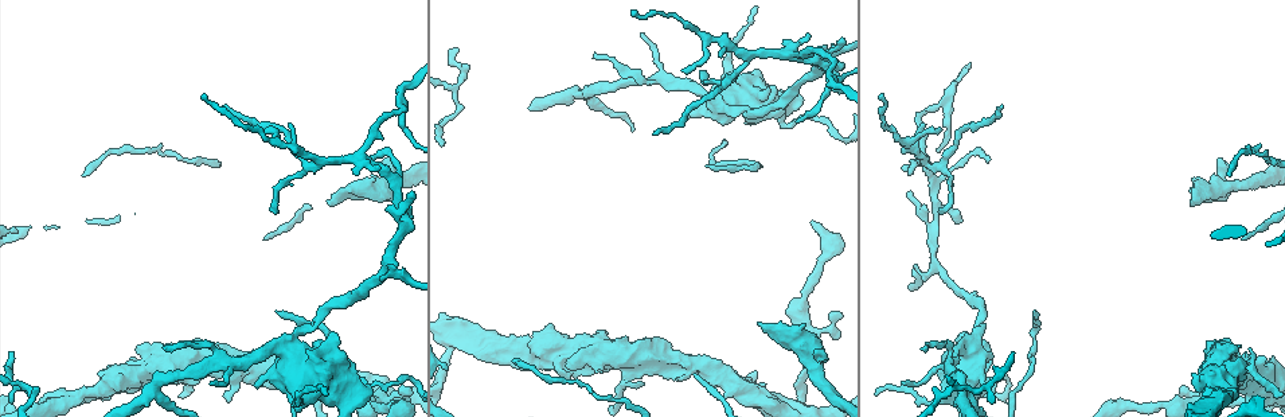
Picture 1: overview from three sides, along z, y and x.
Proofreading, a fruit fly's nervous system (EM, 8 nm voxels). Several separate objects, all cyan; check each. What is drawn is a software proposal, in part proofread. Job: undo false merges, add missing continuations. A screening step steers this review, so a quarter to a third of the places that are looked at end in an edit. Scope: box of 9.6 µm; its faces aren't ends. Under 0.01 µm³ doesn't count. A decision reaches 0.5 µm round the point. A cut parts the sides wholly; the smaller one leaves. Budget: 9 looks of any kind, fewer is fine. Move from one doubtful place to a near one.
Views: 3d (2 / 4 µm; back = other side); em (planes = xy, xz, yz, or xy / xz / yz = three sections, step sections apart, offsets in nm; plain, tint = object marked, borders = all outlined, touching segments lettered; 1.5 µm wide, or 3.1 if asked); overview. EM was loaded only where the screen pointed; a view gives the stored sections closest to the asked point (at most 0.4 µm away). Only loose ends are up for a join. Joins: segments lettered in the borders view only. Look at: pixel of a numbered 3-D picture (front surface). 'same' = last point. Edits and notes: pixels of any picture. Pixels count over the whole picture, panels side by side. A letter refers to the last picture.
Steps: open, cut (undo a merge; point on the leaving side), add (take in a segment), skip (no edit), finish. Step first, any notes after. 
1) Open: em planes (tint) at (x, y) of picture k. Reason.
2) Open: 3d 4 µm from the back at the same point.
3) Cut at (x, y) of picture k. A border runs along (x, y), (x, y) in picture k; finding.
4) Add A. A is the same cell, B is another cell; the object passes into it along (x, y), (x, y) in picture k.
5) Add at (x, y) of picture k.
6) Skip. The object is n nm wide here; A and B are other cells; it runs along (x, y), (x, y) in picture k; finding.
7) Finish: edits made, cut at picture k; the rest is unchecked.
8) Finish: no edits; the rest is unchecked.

Open: em planes (borders) at (215, 379) of picture 1. Thin end.

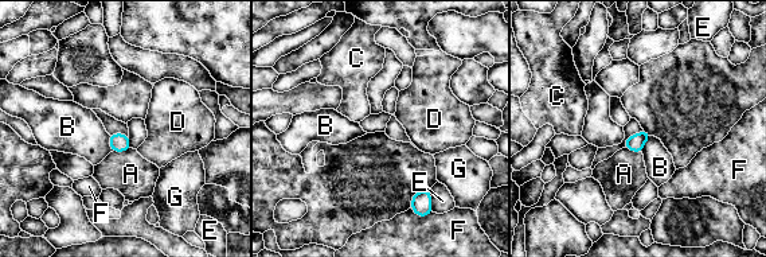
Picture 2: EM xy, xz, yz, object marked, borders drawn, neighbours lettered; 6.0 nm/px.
Skip. The longest contact is with A, 120 nm; A, B, C, D, E, F and G are other cells; a border runs along (108, 135), (108, 145), (112, 151) in picture 2; none of them fits.

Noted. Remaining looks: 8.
Open: 3d 4 µm at (1249, 350) of picture 1. Branch stops here.

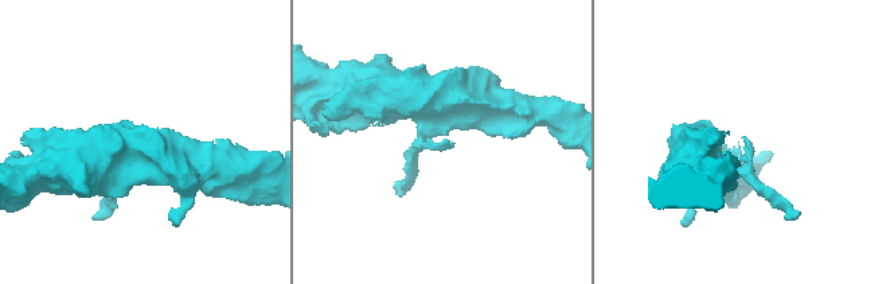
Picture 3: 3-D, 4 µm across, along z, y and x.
Open: em yz step 8 (tint) at (442, 140) of picture 3. Shape alone is not enough.

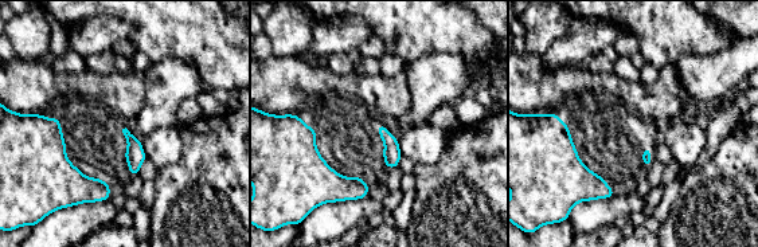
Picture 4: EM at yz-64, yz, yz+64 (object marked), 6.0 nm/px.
Open: em yz step 8 (borders) at the same point. See the neighbours.

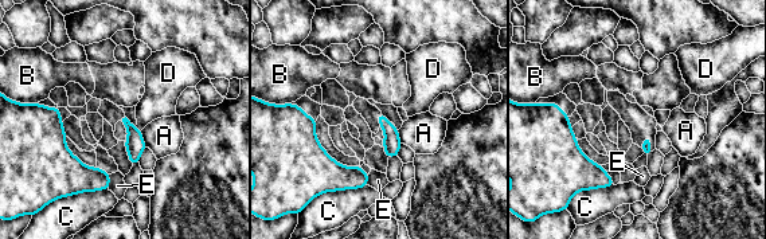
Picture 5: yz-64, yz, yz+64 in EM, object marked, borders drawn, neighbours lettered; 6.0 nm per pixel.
Skip. A, B, C, D and E are other cells; a border runs along (135, 125), (140, 130) in picture 5; no lettered segment goes on from it.

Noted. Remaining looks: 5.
Open: em planes (borders) at (1033, 347) of picture 1. Sharp bend.

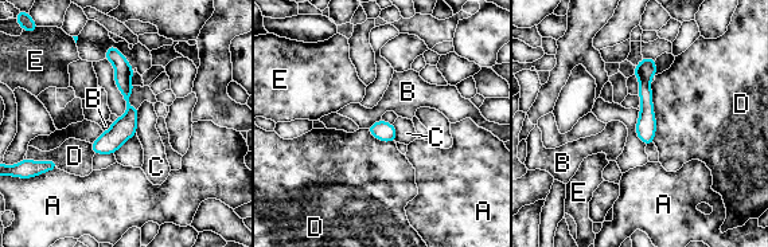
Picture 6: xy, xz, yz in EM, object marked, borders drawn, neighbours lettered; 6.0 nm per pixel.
Skip. A, B, C, D and E are other cells; a border runs along (381, 118), (366, 128) in picture 6; one cell here.

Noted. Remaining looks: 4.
Open: em yz step 8 (plain) at (942, 129) of picture 1. Branch stops here.

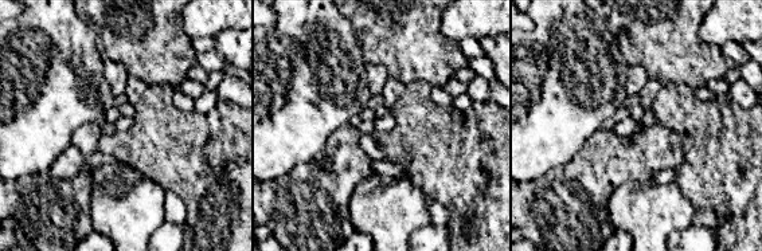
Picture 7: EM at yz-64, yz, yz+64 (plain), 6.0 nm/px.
Open: em yz step 8 (borders) at the same point.

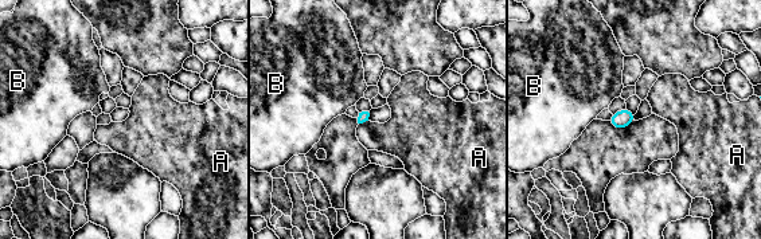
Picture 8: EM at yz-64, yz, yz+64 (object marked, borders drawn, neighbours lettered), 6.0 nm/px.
Skip. A and B are other cells; a border runs along (367, 120), (359, 124) in picture 8; no lettered segment goes on from it.

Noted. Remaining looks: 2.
Finish: no edits; the rest is unchecked.

